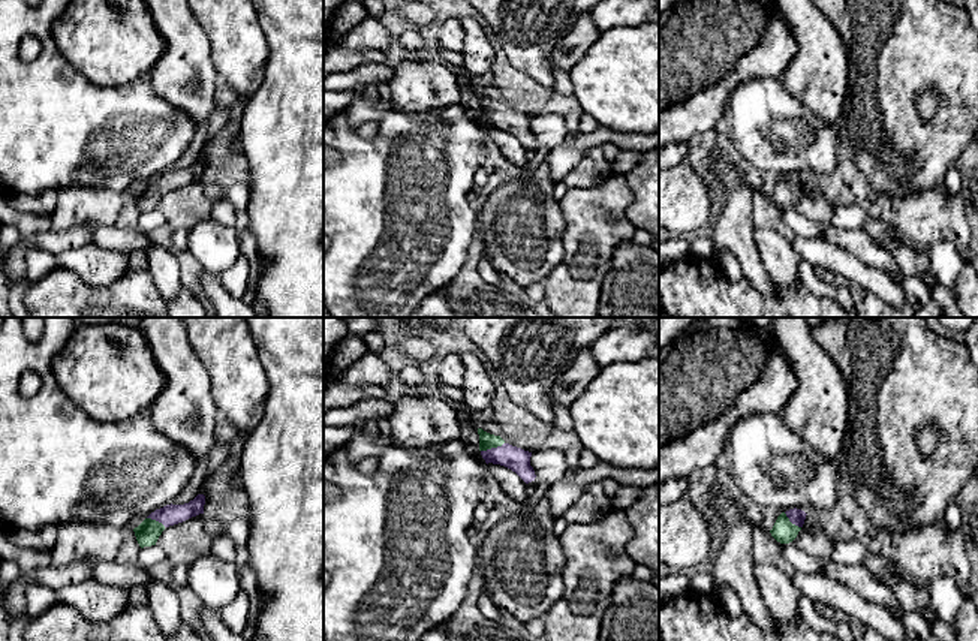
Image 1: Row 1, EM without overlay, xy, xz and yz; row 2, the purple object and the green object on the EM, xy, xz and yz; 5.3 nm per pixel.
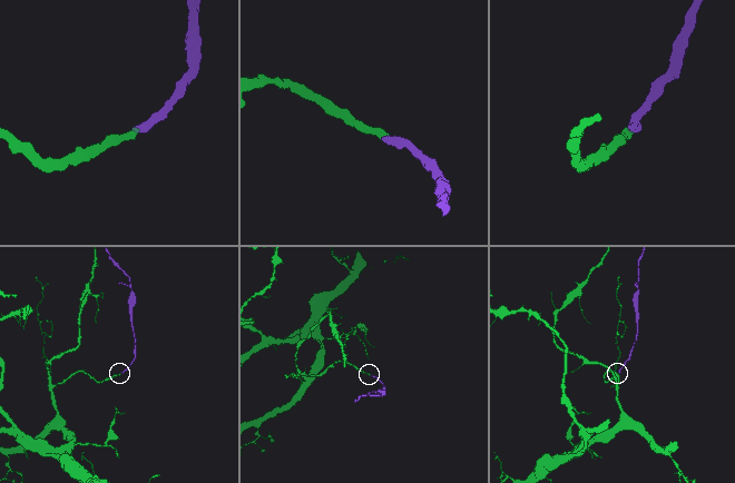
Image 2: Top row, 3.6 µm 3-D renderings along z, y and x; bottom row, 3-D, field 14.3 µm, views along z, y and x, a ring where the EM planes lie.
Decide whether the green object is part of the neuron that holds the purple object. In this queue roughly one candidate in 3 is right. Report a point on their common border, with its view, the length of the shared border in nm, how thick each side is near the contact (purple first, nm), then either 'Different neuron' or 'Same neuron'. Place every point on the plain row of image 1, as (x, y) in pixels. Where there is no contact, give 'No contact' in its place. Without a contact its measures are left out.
Touches purple at xz (491, 113). Shared border 140 nm. Thickness 130 nm (purple) against 90 nm. Same neuron

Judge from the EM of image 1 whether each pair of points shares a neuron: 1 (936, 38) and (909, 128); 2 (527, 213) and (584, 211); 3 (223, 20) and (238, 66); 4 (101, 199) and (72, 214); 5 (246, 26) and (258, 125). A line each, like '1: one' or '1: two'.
1: one
2: two
3: one
4: one
5: two

